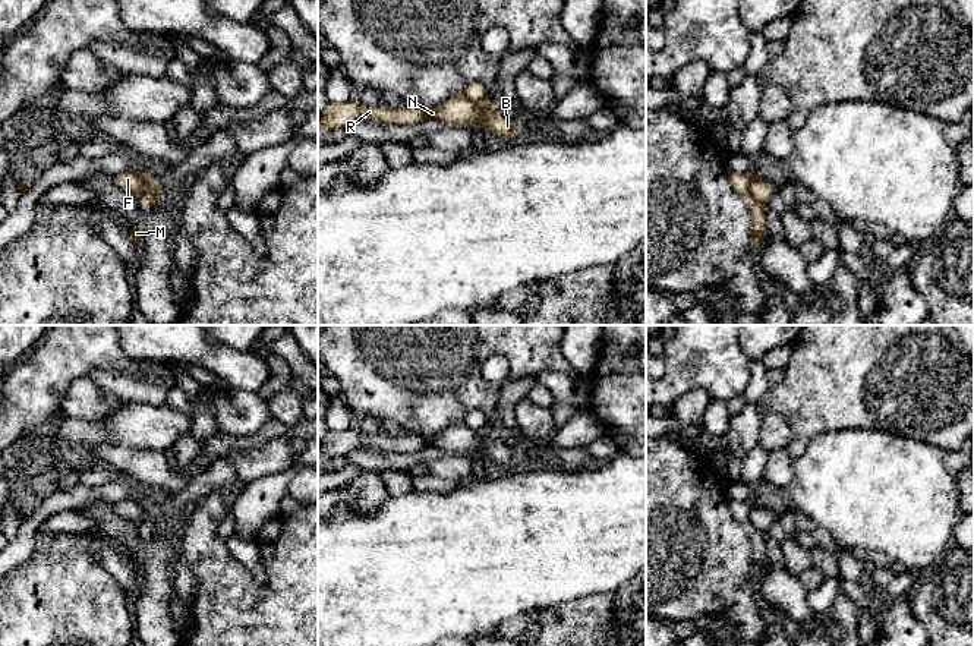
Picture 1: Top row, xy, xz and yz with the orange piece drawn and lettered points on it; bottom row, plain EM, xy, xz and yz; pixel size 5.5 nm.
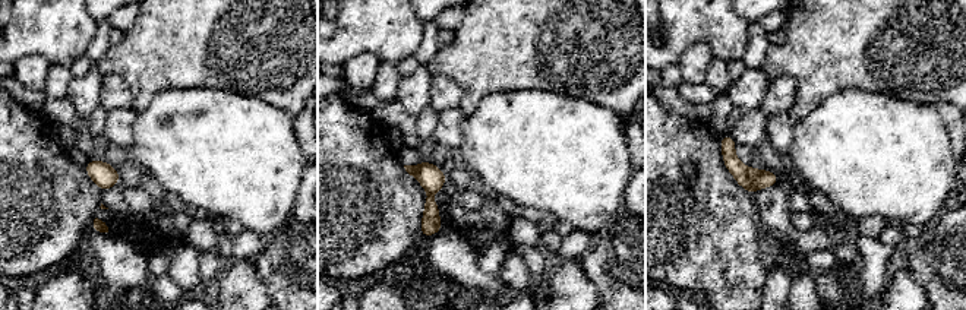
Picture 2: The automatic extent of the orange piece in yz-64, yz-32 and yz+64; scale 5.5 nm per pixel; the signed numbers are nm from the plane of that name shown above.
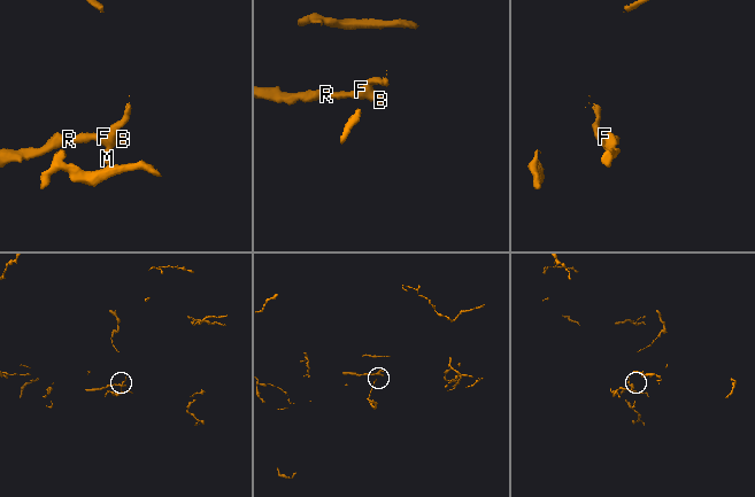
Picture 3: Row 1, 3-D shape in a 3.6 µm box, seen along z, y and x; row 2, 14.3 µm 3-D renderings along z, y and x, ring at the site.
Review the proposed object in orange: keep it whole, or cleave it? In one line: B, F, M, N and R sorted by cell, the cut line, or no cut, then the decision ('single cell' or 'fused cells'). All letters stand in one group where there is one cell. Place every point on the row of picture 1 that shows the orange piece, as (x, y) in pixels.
B F N R / M; cut in yz along (749, 175), (749, 192), (762, 205); fused cells

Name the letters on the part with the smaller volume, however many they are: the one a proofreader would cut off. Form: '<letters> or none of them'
B, F, N, R

